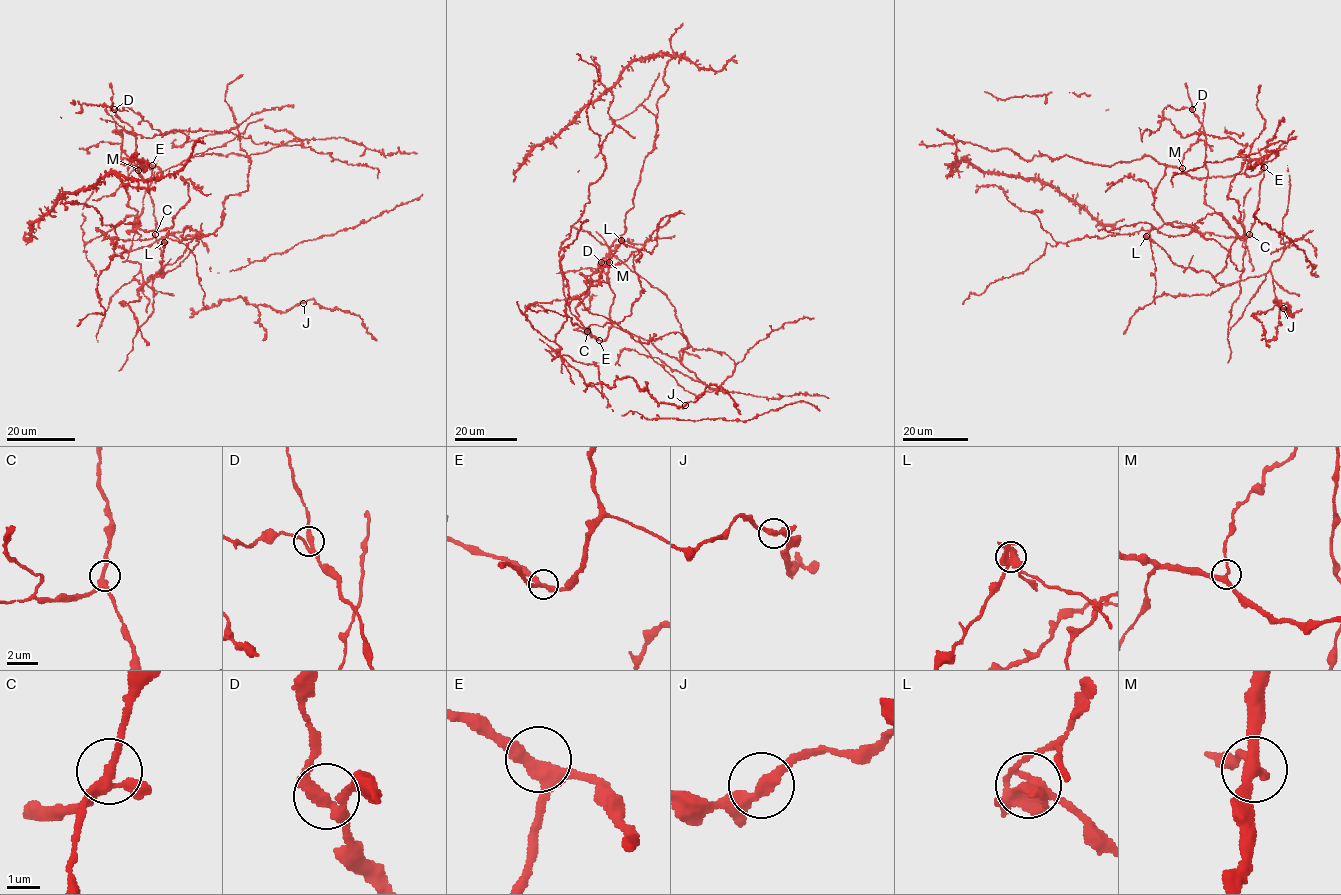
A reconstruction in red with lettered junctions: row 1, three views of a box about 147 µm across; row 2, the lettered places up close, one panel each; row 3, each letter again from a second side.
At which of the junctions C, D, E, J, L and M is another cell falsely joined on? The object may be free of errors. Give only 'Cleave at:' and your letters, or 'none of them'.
Cleave at: L

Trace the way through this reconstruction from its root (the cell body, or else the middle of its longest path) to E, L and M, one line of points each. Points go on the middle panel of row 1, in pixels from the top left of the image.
E: (587, 331), (591, 337), (599, 340)
L: (587, 331), (591, 325), (612, 322), (593, 314), (580, 298), (598, 283), (601, 269), (621, 240)
M: (587, 331), (591, 337), (603, 341), (611, 326), (609, 312), (614, 293), (608, 280), (609, 262)

